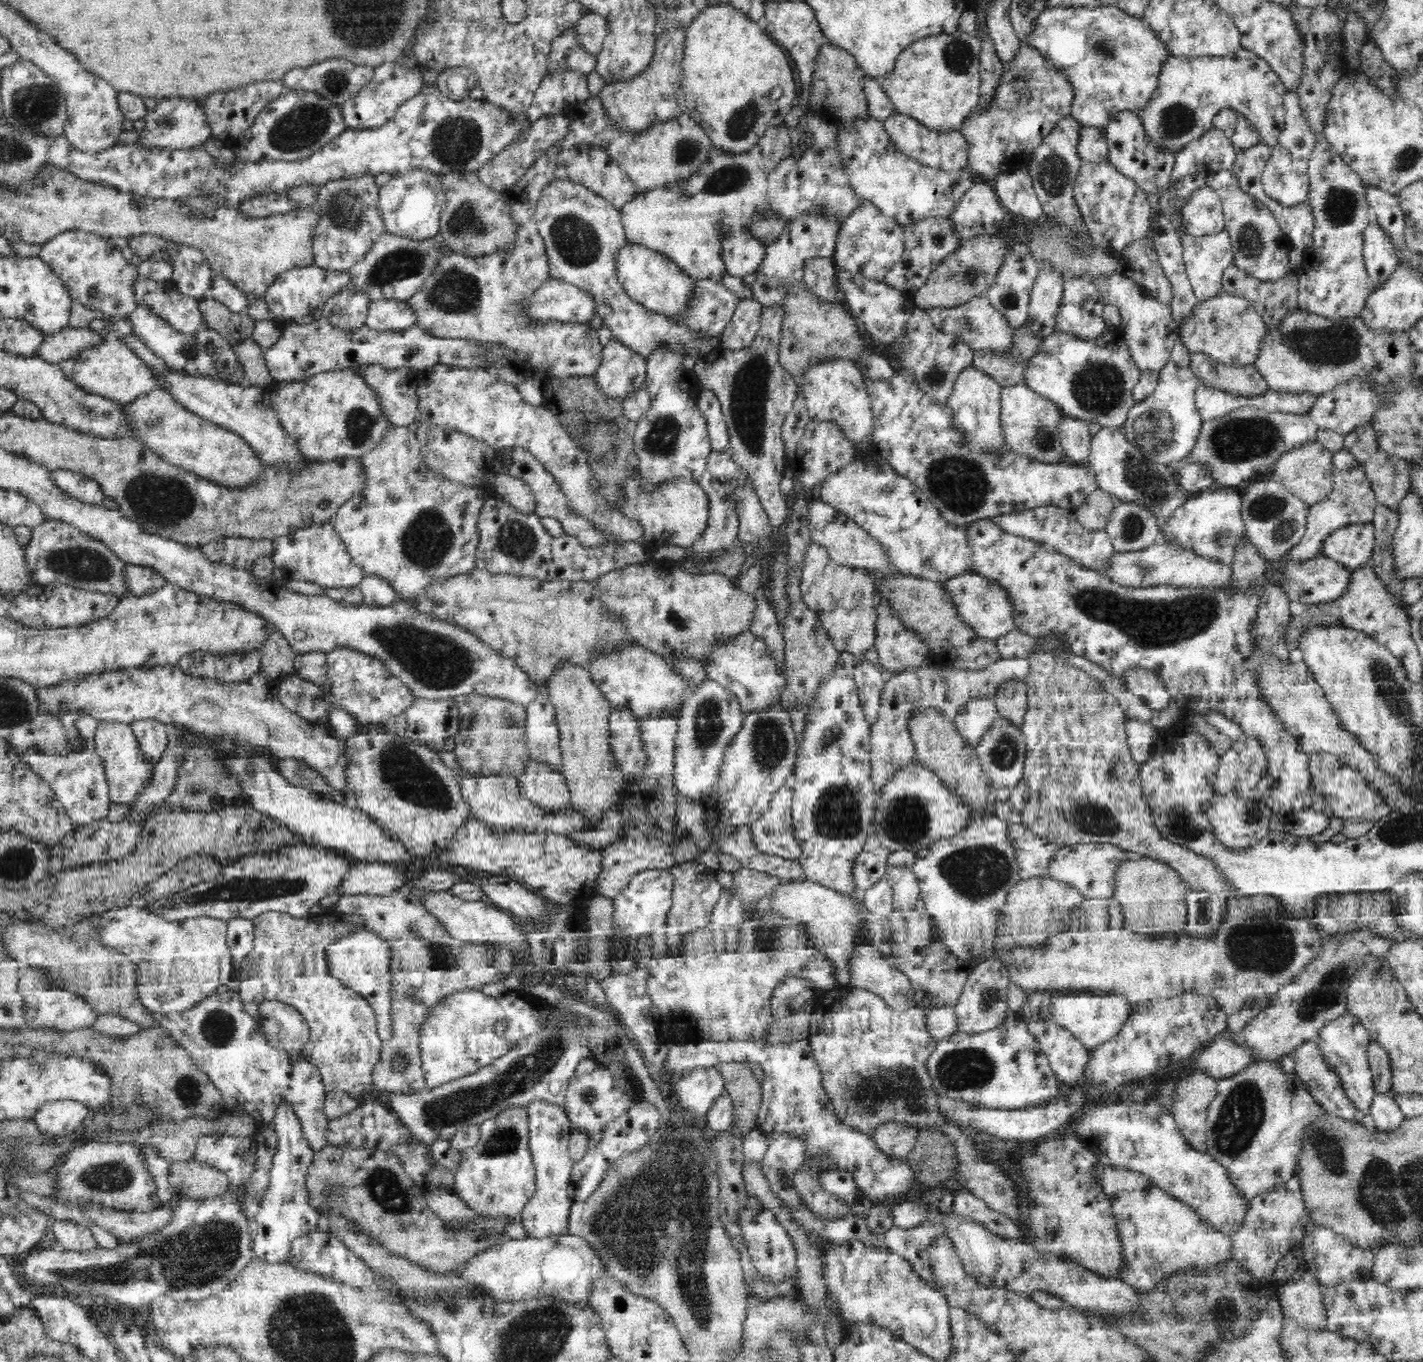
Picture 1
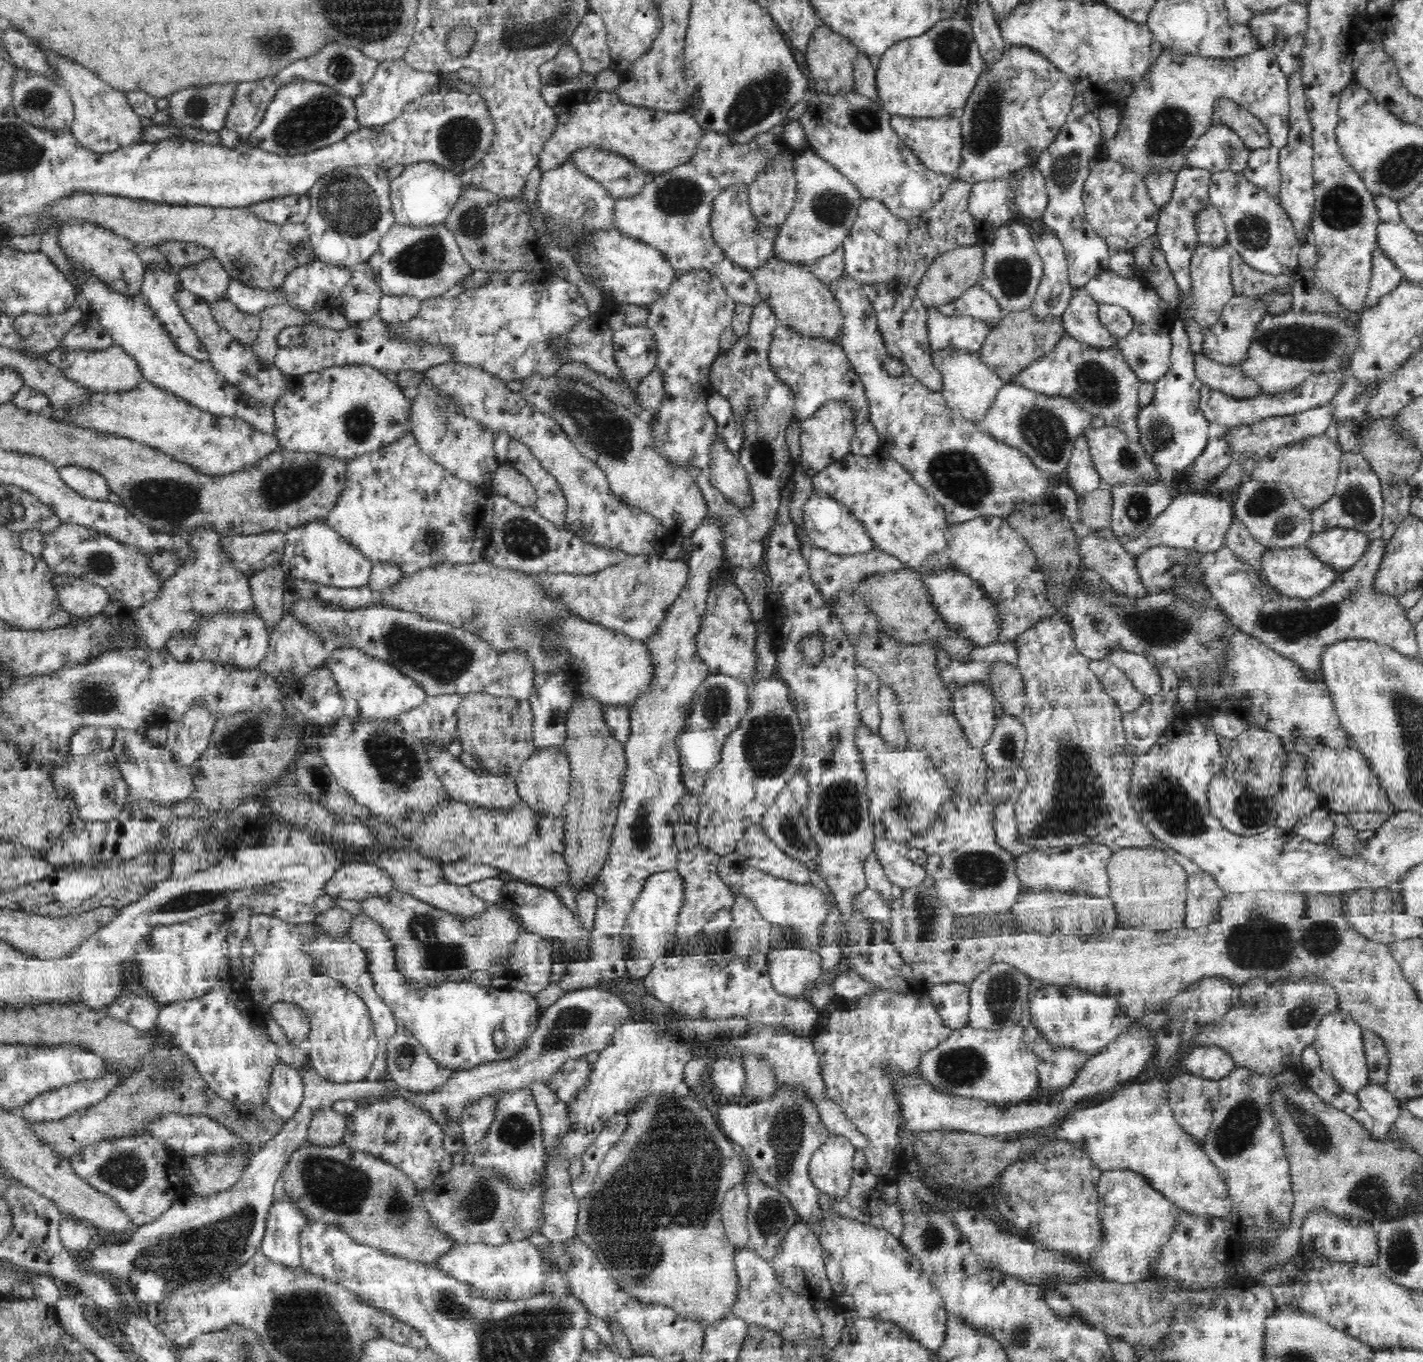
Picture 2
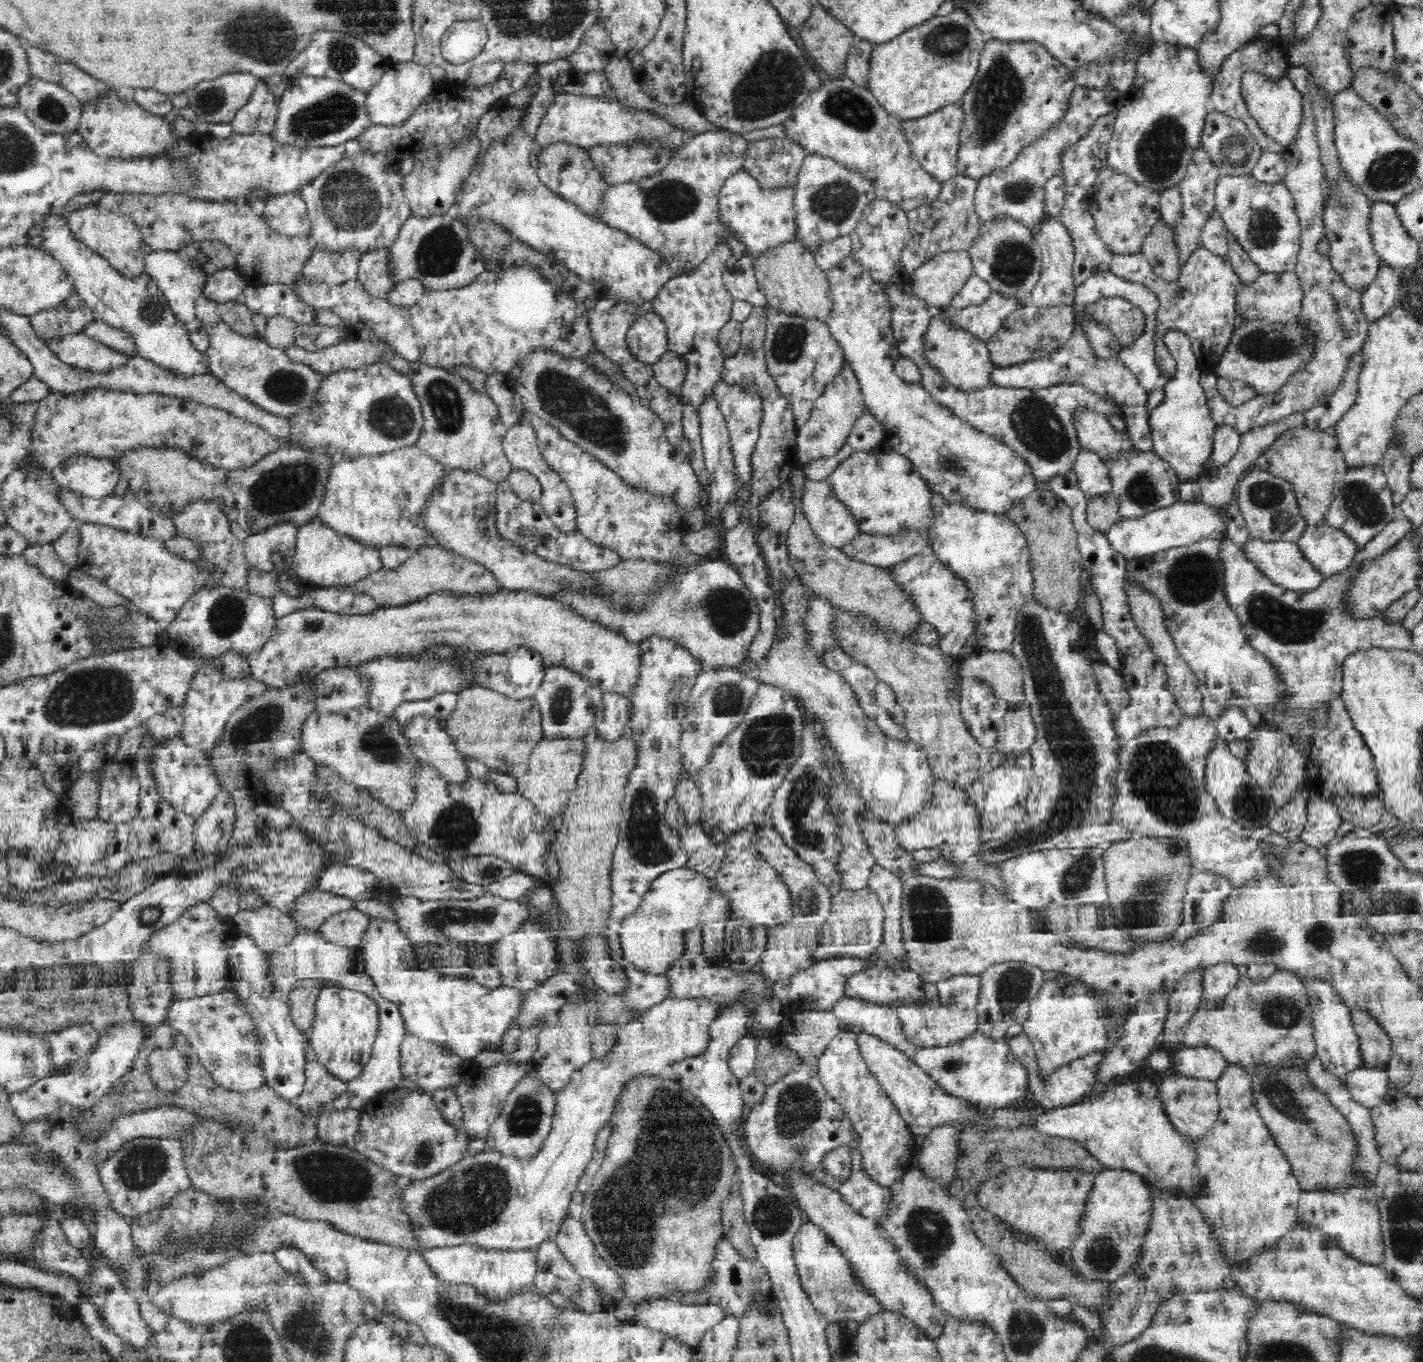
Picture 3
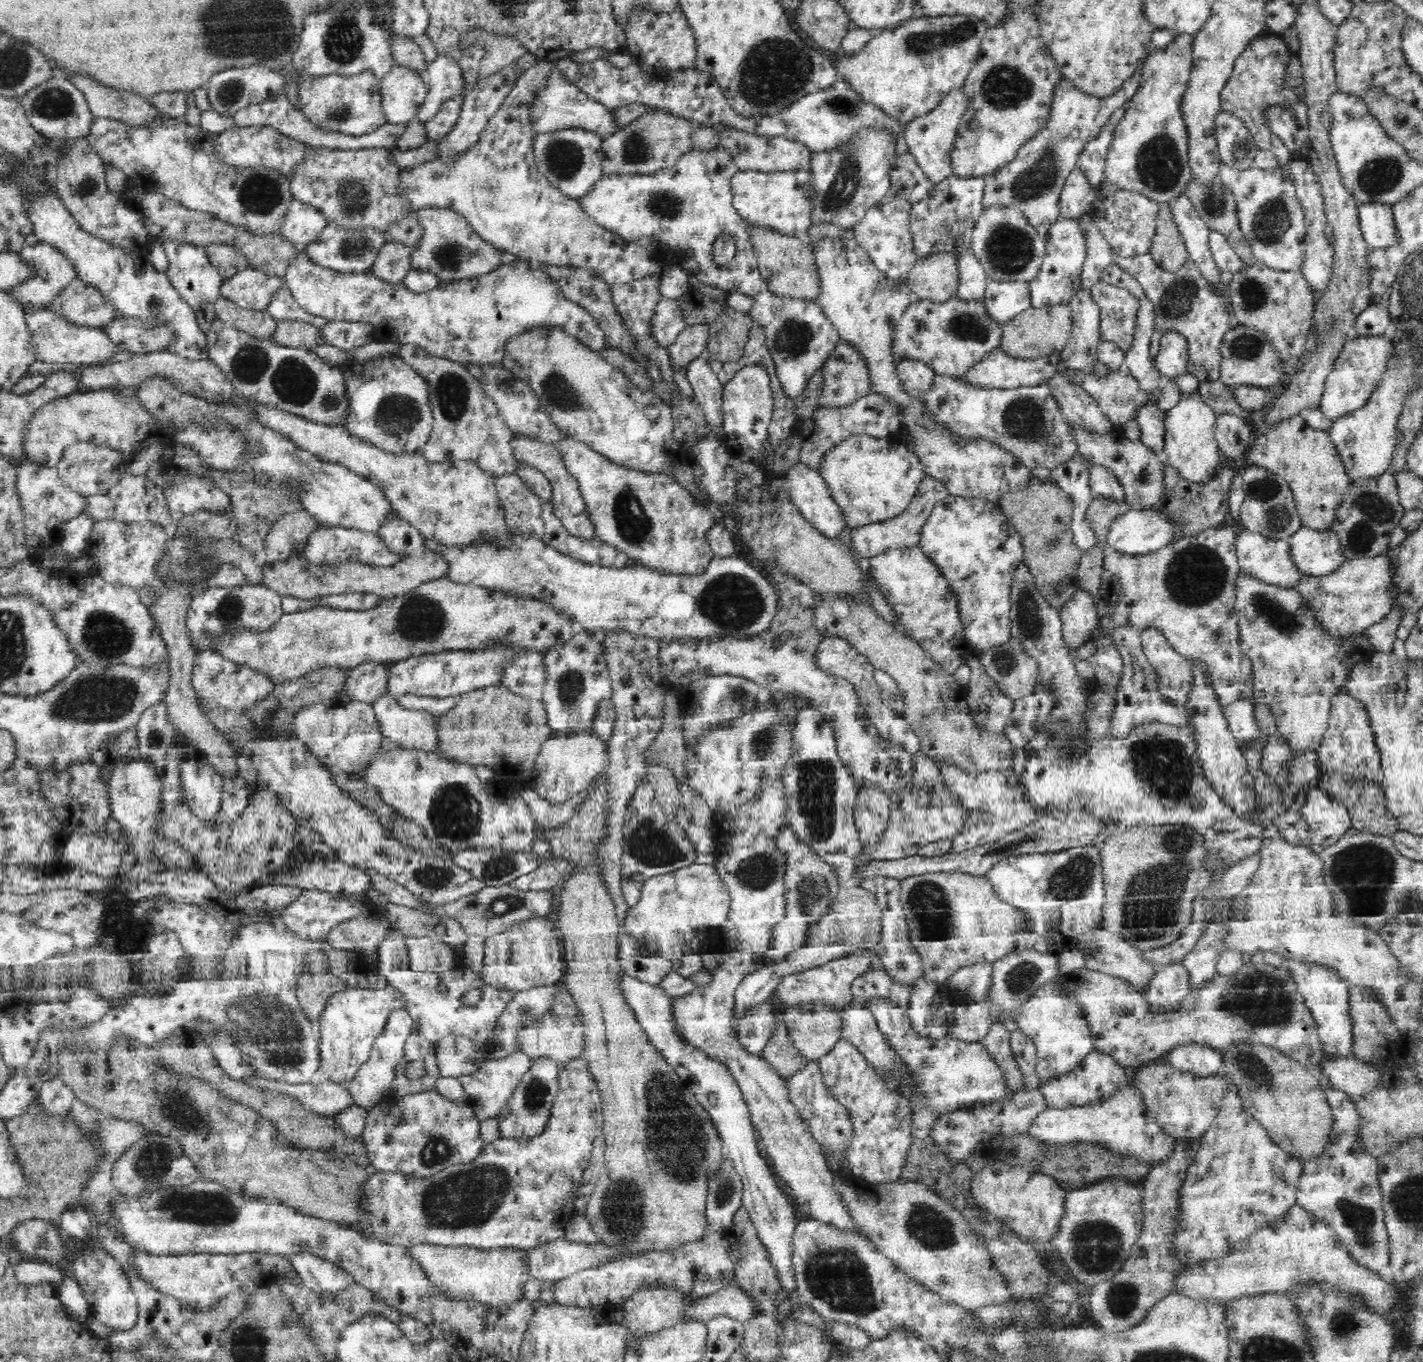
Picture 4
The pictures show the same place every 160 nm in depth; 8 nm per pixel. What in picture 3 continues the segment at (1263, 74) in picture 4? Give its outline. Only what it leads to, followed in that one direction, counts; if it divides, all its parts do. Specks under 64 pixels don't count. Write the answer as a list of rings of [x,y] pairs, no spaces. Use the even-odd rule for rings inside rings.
[[[1256,39],[1250,41],[1244,48],[1237,50],[1233,55],[1226,58],[1225,63],[1222,64],[1222,72],[1213,80],[1213,90],[1211,92],[1211,99],[1213,100],[1215,110],[1222,114],[1228,115],[1235,119],[1240,119],[1246,123],[1248,129],[1258,145],[1262,147],[1263,151],[1272,153],[1283,153],[1286,150],[1285,146],[1278,144],[1274,139],[1266,136],[1266,133],[1259,127],[1256,119],[1248,110],[1246,101],[1243,96],[1243,74],[1244,72],[1258,72],[1270,80],[1280,81],[1288,77],[1288,70],[1292,66],[1287,59],[1288,52],[1282,48],[1281,43],[1277,40]]]

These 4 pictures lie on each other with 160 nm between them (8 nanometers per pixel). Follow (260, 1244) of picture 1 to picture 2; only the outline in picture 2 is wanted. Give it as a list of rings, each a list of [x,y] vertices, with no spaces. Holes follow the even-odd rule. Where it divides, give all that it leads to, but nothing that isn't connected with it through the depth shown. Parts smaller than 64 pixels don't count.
[[[286,1060],[273,1064],[267,1101],[282,1119],[288,1120],[302,1102],[304,1083],[298,1067]],[[278,1191],[266,1219],[266,1234],[261,1244],[263,1253],[276,1264],[293,1269],[303,1266],[300,1233],[310,1221],[301,1215],[284,1191]]]

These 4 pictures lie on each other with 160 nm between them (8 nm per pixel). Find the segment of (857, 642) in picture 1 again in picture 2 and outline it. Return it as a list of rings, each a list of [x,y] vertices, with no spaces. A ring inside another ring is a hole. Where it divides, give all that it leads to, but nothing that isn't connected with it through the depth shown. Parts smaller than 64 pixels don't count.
[[[812,546],[806,554],[806,561],[809,564],[814,583],[816,583],[818,589],[822,591],[826,603],[841,617],[842,625],[844,625],[846,629],[846,634],[848,634],[848,636],[858,636],[862,633],[873,635],[878,632],[878,630],[880,630],[878,621],[874,615],[869,614],[867,608],[857,596],[854,595],[853,590],[855,589],[855,584],[863,576],[870,575],[871,573],[888,573],[906,569],[907,567],[902,563],[902,560],[889,552],[882,551],[878,546],[866,552],[851,555],[832,554],[816,546]]]

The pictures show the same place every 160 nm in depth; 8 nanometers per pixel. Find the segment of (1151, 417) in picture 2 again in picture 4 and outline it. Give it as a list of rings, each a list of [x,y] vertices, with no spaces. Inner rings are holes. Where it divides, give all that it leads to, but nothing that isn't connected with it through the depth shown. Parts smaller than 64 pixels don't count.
[[[1176,332],[1162,336],[1155,368],[1164,377],[1177,377],[1187,373],[1187,344]],[[1198,391],[1192,392],[1192,394],[1182,394],[1180,402],[1174,408],[1166,411],[1165,424],[1165,454],[1163,457],[1169,460],[1169,464],[1182,475],[1183,479],[1197,484],[1210,482],[1219,472],[1221,452],[1215,438],[1217,414],[1213,411],[1213,408],[1202,400]]]

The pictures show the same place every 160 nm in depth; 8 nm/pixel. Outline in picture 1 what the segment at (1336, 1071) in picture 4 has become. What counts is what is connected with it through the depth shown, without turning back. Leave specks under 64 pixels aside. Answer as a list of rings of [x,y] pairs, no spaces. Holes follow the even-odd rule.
[[[1392,1091],[1376,1093],[1369,1106],[1369,1115],[1375,1122],[1377,1131],[1391,1131],[1397,1129],[1405,1119],[1400,1105]]]

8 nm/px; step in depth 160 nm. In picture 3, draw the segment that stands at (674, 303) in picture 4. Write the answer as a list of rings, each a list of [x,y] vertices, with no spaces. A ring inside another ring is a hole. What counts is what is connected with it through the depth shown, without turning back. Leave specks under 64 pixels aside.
[[[654,307],[630,328],[629,347],[646,363],[655,363],[668,350],[668,325]]]

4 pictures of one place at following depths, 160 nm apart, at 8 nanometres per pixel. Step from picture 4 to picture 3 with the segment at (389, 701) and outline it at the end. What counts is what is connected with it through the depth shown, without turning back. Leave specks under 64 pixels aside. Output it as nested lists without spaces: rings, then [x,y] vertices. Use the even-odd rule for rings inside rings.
[[[416,715],[407,725],[402,726],[401,733],[417,760],[436,767],[446,780],[465,781],[471,778],[464,764],[465,759],[454,748],[451,738],[444,729],[442,720],[434,718],[434,716]]]

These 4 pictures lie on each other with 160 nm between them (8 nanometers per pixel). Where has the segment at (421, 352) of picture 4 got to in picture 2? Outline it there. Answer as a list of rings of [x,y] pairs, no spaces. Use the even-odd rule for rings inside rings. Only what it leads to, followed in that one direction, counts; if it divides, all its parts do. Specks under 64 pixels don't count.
[[[424,377],[419,384],[412,405],[412,433],[422,453],[453,473],[460,480],[472,485],[489,485],[501,464],[494,450],[495,434],[483,422],[469,417],[462,405],[452,395],[438,388],[432,377]]]

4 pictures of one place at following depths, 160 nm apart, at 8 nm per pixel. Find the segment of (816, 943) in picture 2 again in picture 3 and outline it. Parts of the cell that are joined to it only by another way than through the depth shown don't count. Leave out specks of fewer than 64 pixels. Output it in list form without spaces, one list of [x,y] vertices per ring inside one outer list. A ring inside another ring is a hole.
[[[762,822],[746,825],[724,842],[726,856],[719,865],[714,879],[717,887],[731,900],[731,917],[754,927],[772,928],[788,922],[791,918],[789,890],[778,871],[758,851],[754,843],[760,838]]]

